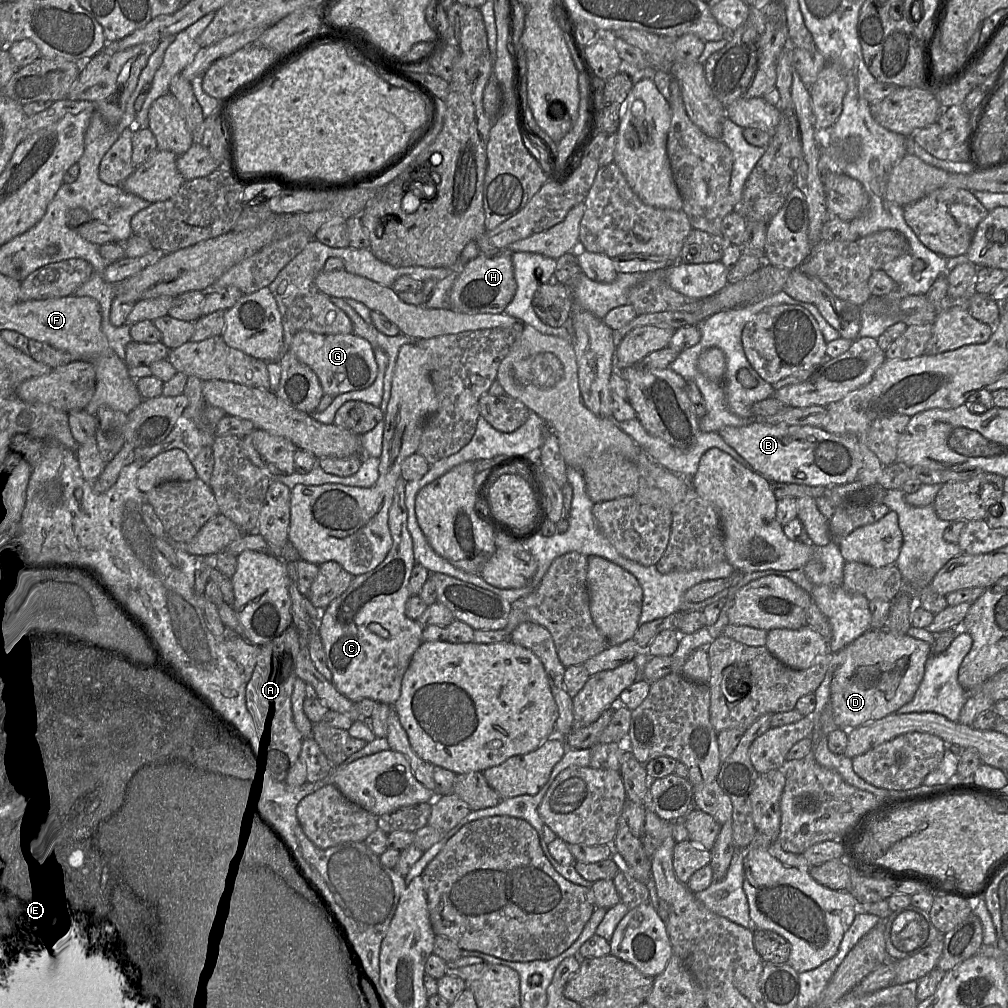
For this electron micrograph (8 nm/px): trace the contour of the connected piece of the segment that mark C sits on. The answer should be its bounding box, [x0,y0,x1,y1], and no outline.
[320,474,423,706]

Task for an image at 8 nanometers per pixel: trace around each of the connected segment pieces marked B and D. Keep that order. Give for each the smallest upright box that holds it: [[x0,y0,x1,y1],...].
[[718,420,862,487],[829,629,932,730]]

